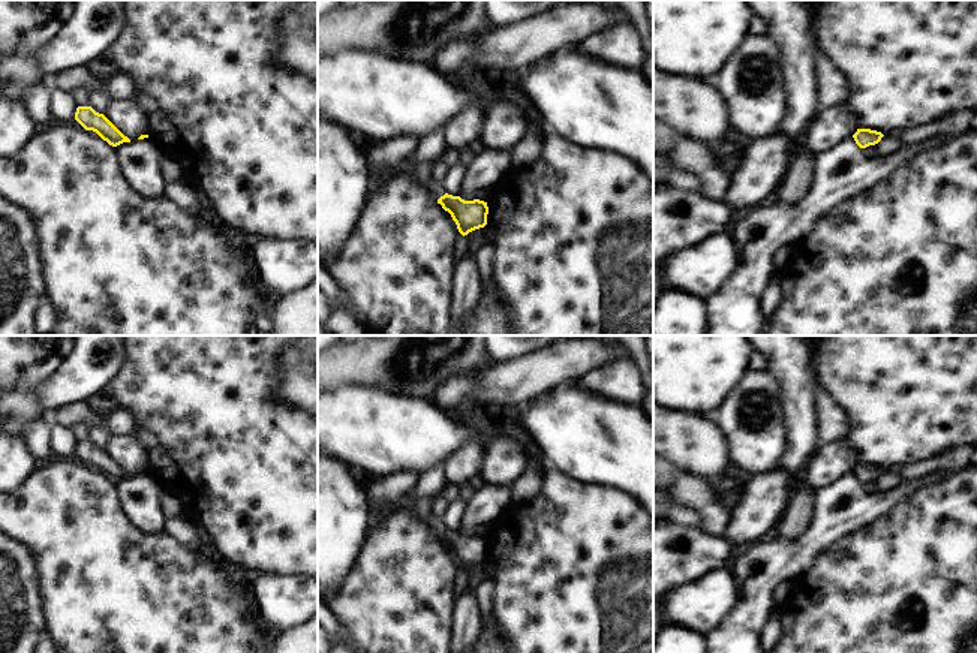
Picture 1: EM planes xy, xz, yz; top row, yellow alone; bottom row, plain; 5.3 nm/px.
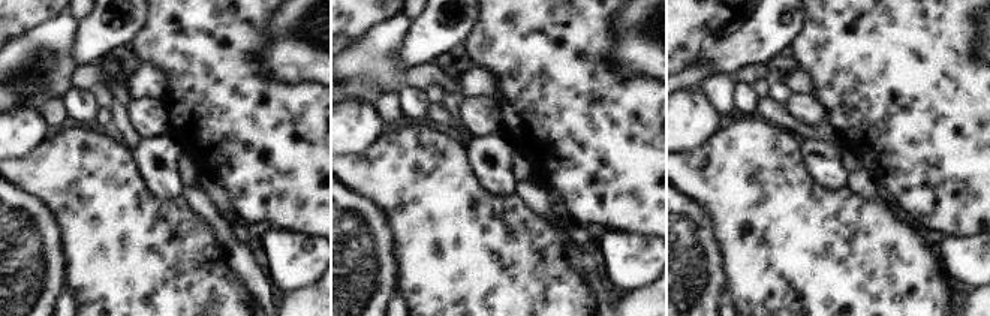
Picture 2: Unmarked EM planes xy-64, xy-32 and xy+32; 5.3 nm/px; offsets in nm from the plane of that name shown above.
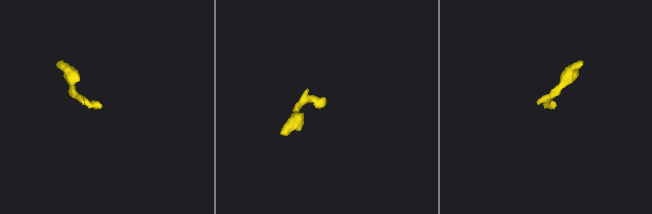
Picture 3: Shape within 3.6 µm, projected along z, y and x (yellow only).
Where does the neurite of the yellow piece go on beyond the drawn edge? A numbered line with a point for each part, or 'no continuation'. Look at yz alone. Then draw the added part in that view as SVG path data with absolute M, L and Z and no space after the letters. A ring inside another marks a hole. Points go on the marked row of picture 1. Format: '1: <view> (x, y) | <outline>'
no continuation

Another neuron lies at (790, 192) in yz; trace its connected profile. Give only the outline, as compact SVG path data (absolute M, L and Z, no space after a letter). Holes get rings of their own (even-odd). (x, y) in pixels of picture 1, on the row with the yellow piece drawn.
M794 151L776 199L785 204L799 204L809 192L814 180L815 156Z

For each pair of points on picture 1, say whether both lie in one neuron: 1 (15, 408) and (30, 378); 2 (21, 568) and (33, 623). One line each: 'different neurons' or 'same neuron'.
1: same neuron
2: same neuron

